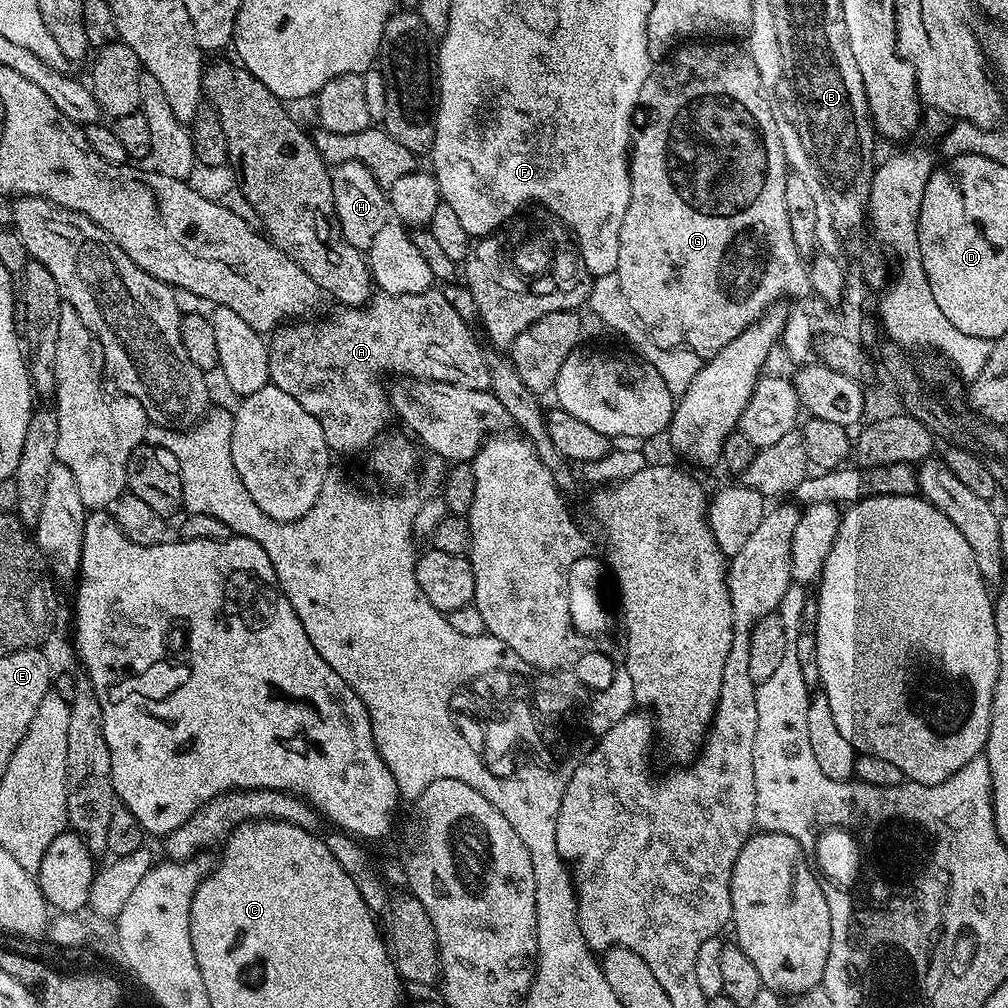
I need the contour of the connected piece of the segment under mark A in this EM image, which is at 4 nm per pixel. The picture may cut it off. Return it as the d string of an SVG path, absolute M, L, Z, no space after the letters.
M429 290L419 292L418 294L398 294L397 296L376 294L362 308L346 308L340 306L335 310L337 312L333 316L326 317L325 320L304 318L299 322L285 322L281 324L279 328L271 333L270 343L268 344L269 381L278 385L282 390L286 390L286 394L290 394L290 398L294 398L294 402L298 402L309 414L314 414L314 418L318 418L318 426L322 426L322 434L326 434L326 442L333 453L360 451L363 453L365 450L371 449L372 445L389 431L388 419L393 419L394 413L392 405L388 402L388 393L385 385L380 385L380 372L400 372L396 374L404 378L437 380L438 382L446 382L454 386L466 386L470 390L485 390L488 388L488 361L486 359L486 352L480 349L479 342L472 337L472 332L468 329L471 328L469 321L463 320L458 314L458 310L454 310L454 306L450 306L450 302L442 299L439 291Z

